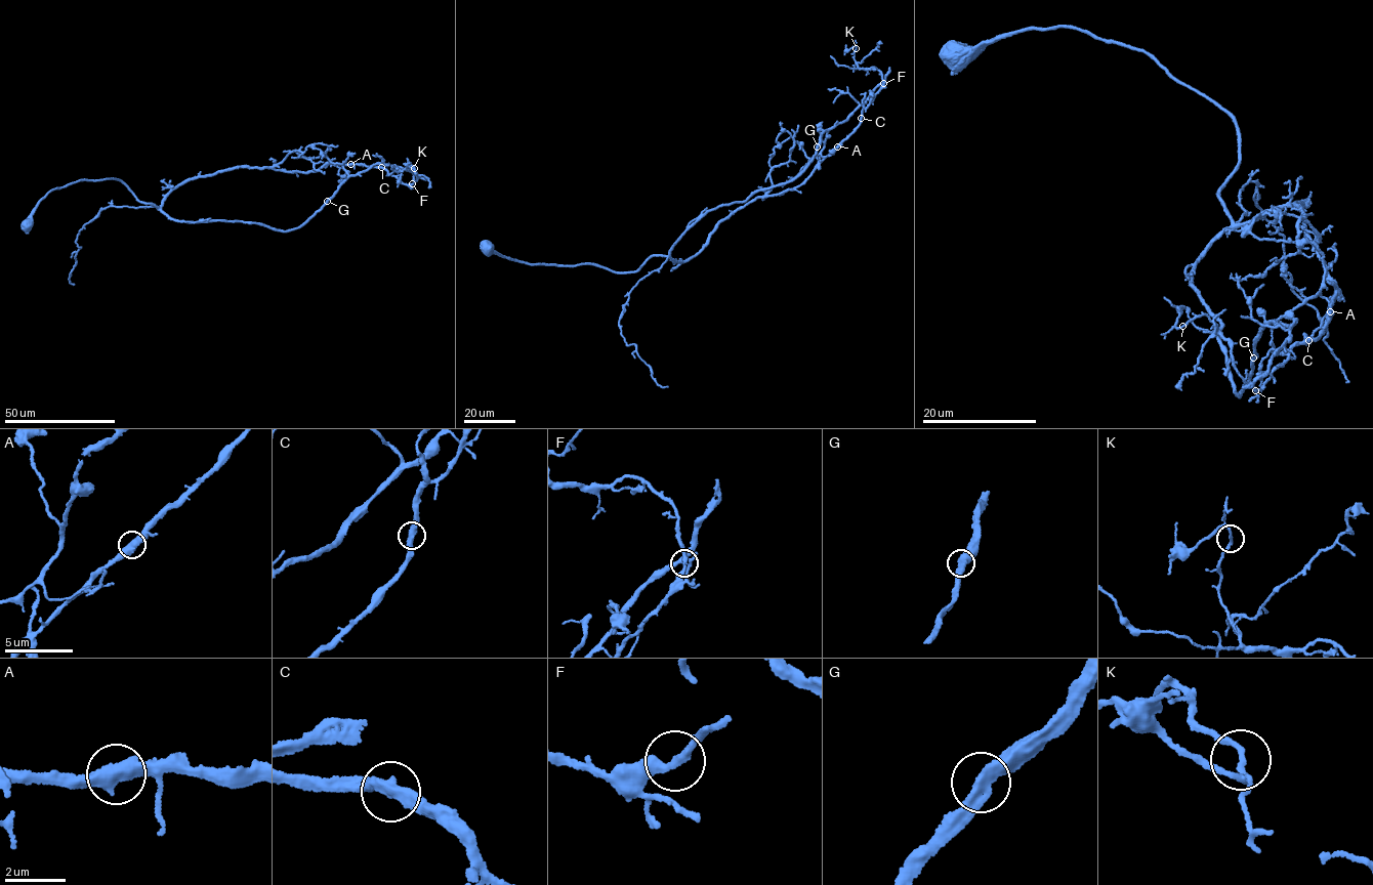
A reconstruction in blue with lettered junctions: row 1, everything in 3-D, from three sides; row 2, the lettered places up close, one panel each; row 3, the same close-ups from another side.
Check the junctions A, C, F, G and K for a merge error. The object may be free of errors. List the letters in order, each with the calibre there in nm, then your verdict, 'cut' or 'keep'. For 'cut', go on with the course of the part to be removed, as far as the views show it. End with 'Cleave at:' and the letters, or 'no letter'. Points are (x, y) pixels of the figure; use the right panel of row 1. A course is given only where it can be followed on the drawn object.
A: calibre 500 nm; keep
C: calibre 400 nm; keep
F: calibre 280 nm; keep
G: calibre 440 nm; keep
K: calibre 180 nm; keep
Cleave at: no letter

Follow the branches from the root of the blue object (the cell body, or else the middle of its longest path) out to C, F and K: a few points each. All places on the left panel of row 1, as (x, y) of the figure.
C: (28, 223), (48, 193), (82, 180), (120, 180), (160, 208), (188, 180), (237, 167), (382, 168)
F: (28, 223), (48, 193), (82, 180), (120, 180), (160, 208), (188, 180), (237, 167), (361, 164), (412, 183)
K: (28, 223), (82, 180), (120, 180), (160, 208), (237, 167), (365, 164), (410, 185), (414, 168)

